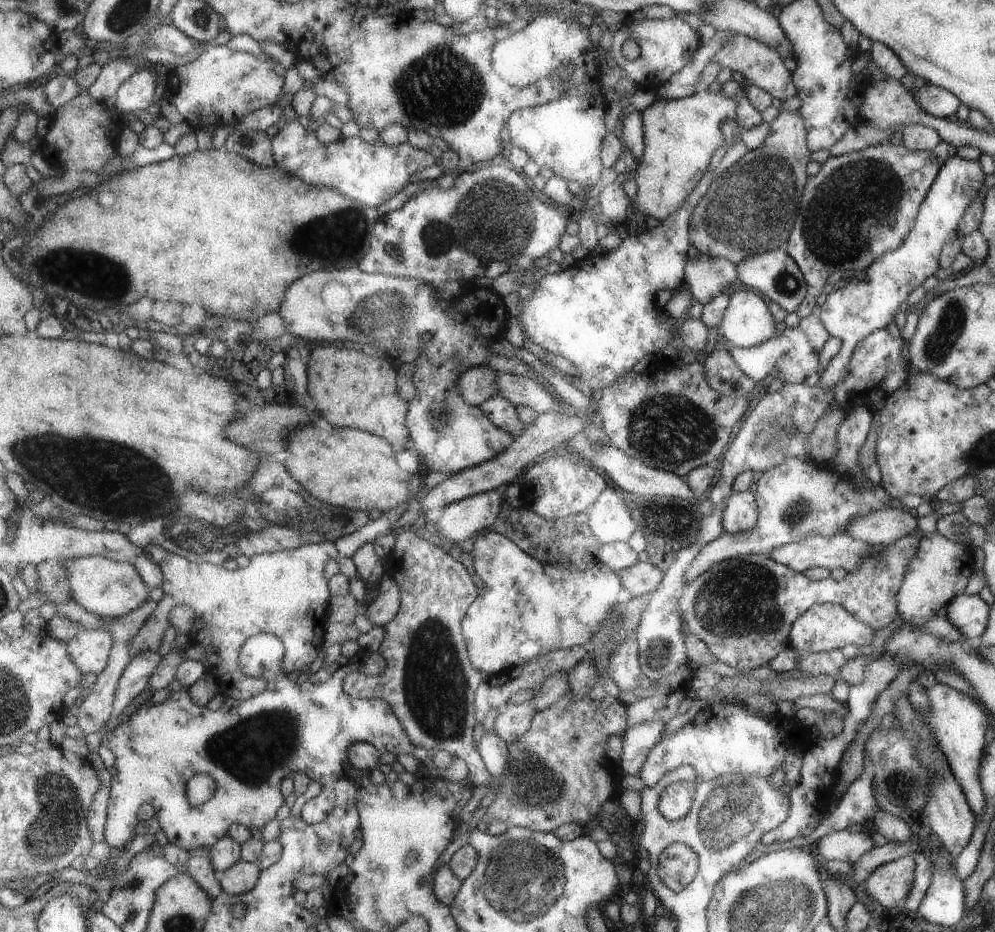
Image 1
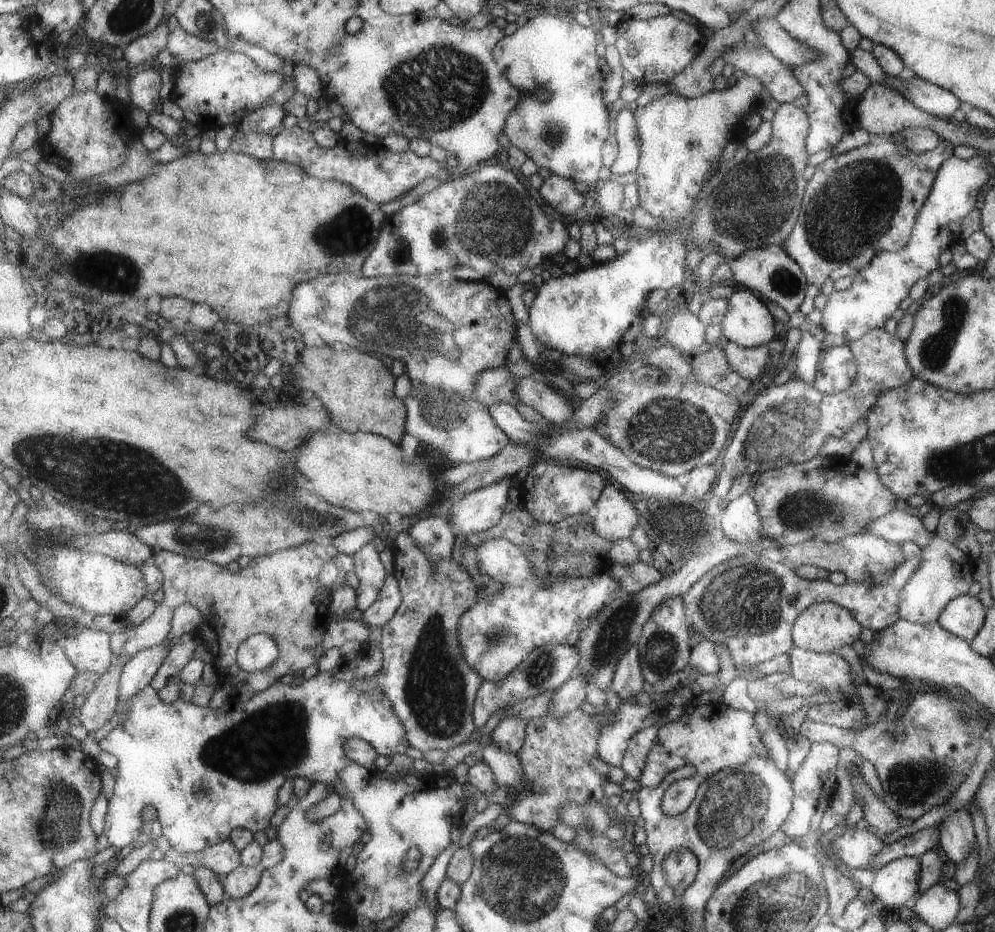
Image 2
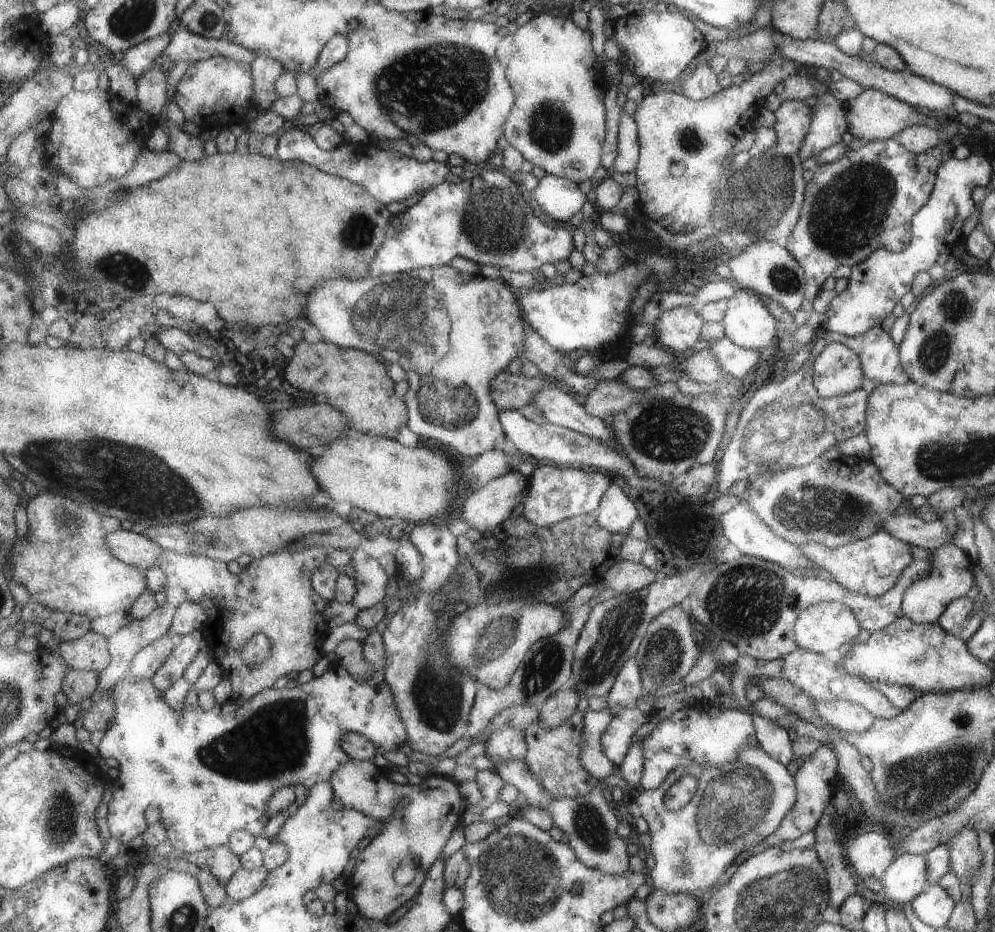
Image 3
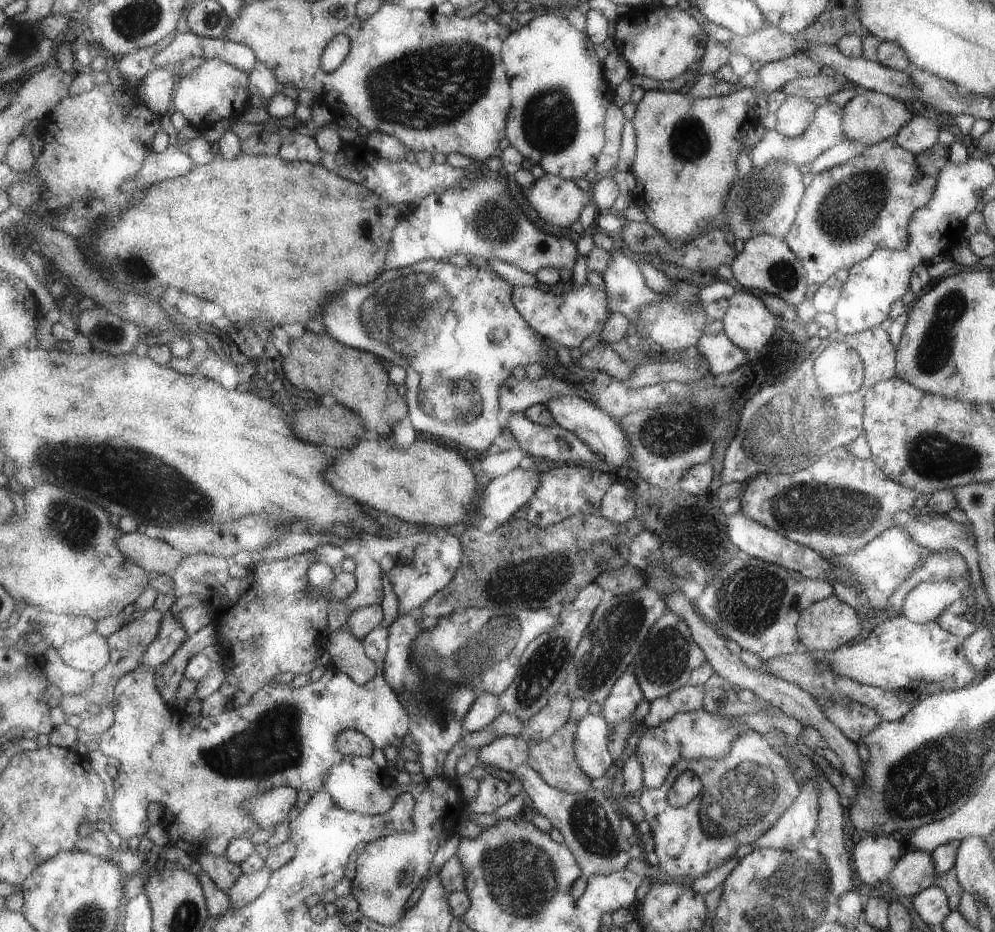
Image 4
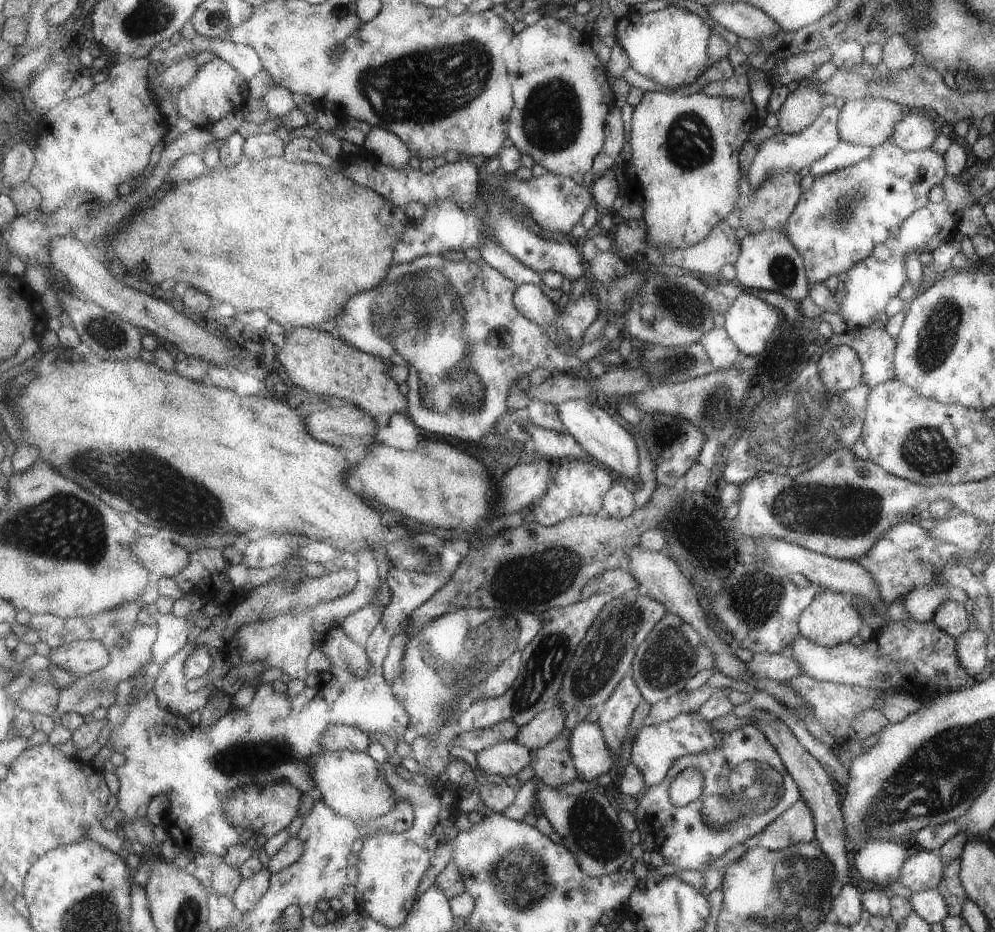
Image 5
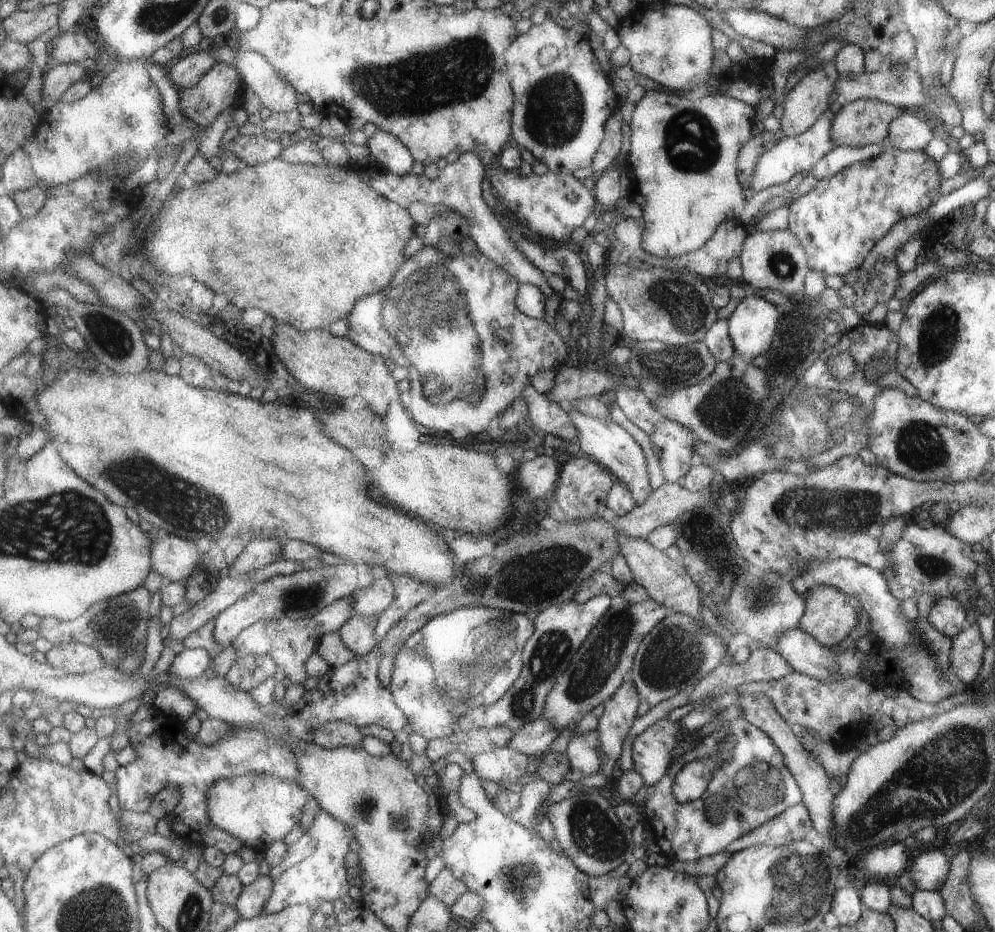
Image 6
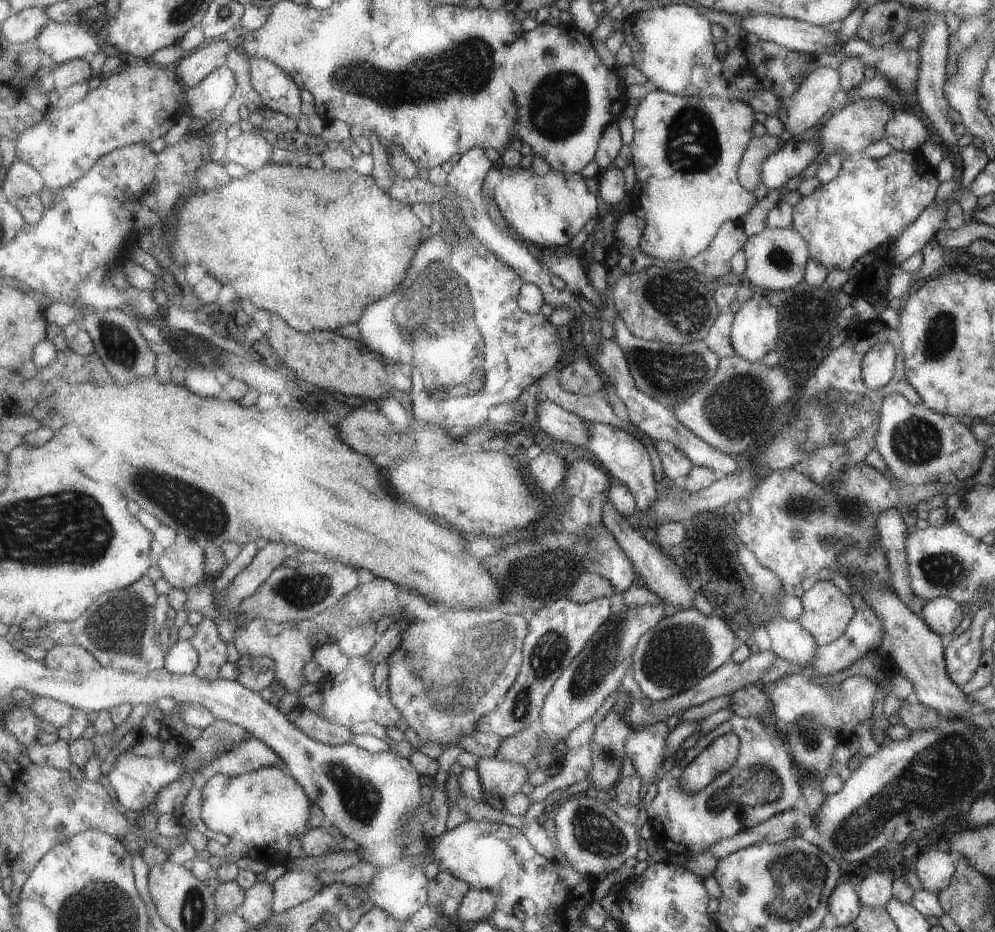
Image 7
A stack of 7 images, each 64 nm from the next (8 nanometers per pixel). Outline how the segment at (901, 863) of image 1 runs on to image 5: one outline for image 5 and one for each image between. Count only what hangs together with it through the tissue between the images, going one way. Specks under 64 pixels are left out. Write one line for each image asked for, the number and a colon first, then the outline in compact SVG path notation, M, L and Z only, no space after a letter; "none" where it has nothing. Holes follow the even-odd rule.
2: M897 858L885 866L881 866L879 870L873 870L873 884L869 888L869 892L883 902L885 908L893 910L893 908L909 908L909 904L915 900L915 894L919 890L919 878L921 878L921 862L917 858Z
3: M903 854L895 858L879 878L885 906L903 906L921 894L927 884L927 860L925 856Z
4: M907 850L903 852L901 860L895 864L893 872L889 874L889 886L893 888L893 894L887 896L889 900L897 900L897 896L917 896L935 882L933 872L933 858L931 854Z
5: M921 850L909 854L907 862L899 870L897 880L915 894L925 890L937 890L943 874L945 862L941 860L941 854L937 850Z

